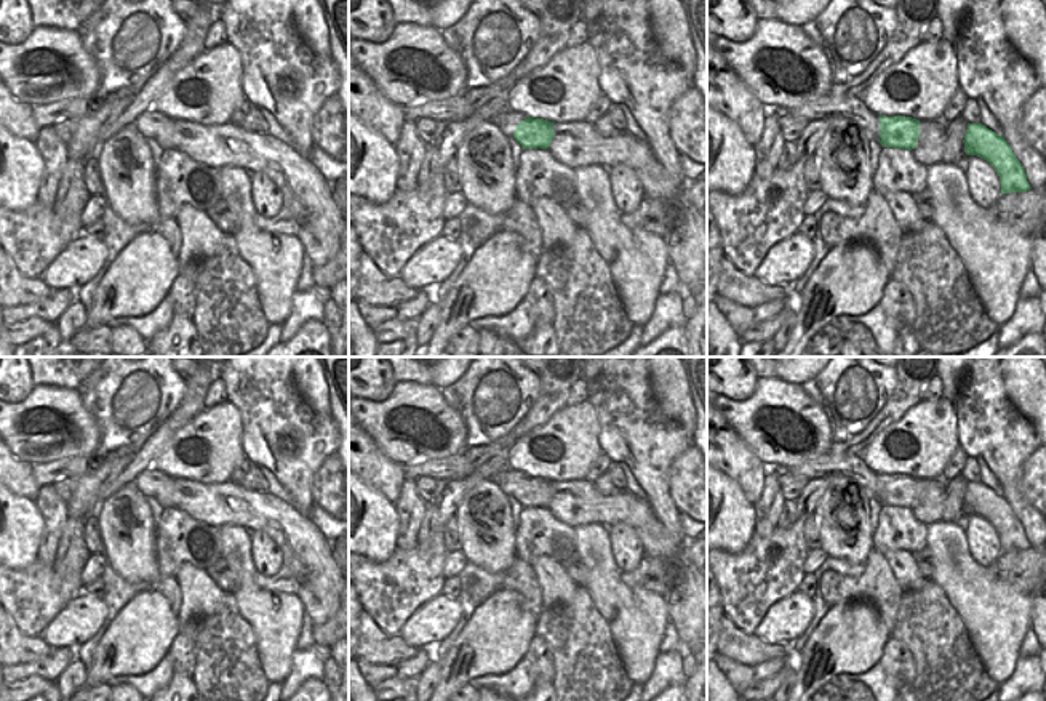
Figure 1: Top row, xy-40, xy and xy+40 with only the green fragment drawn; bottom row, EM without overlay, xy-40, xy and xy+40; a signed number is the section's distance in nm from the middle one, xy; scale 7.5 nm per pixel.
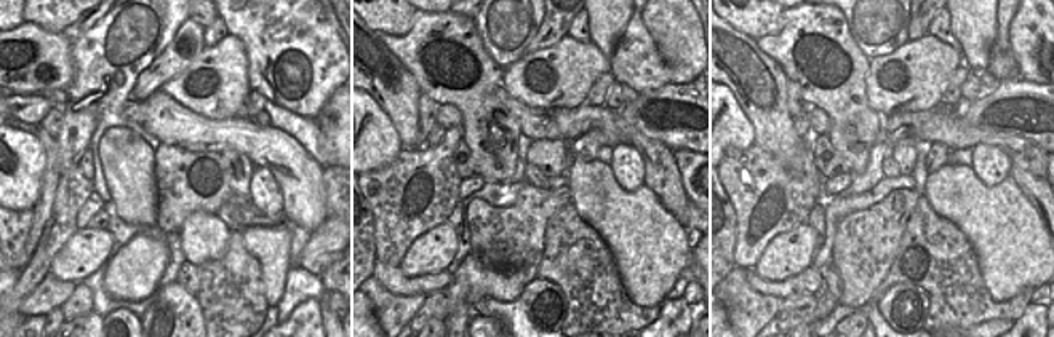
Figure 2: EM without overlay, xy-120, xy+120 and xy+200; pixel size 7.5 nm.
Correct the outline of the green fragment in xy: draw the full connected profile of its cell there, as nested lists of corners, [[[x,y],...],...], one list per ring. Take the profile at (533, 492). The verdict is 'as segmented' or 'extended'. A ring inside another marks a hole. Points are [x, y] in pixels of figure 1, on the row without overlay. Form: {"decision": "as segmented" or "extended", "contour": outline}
{"decision": "extended", "contour": [[[505,469],[494,477],[499,488],[521,503],[523,507],[547,507],[555,495],[553,482],[528,475],[521,471]]]}

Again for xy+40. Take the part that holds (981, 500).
{"decision": "as segmented", "contour": [[[968,482],[963,501],[966,514],[977,514],[995,527],[1000,535],[1001,552],[1032,547],[1022,522],[1001,493],[982,482]]]}

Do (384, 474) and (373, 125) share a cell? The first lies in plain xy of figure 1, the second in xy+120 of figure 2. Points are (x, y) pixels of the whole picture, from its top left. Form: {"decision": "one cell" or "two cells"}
{"decision": "two cells"}

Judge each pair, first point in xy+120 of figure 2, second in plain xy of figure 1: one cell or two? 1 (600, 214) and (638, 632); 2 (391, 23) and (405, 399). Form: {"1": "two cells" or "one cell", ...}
{"1": "one cell", "2": "two cells"}

